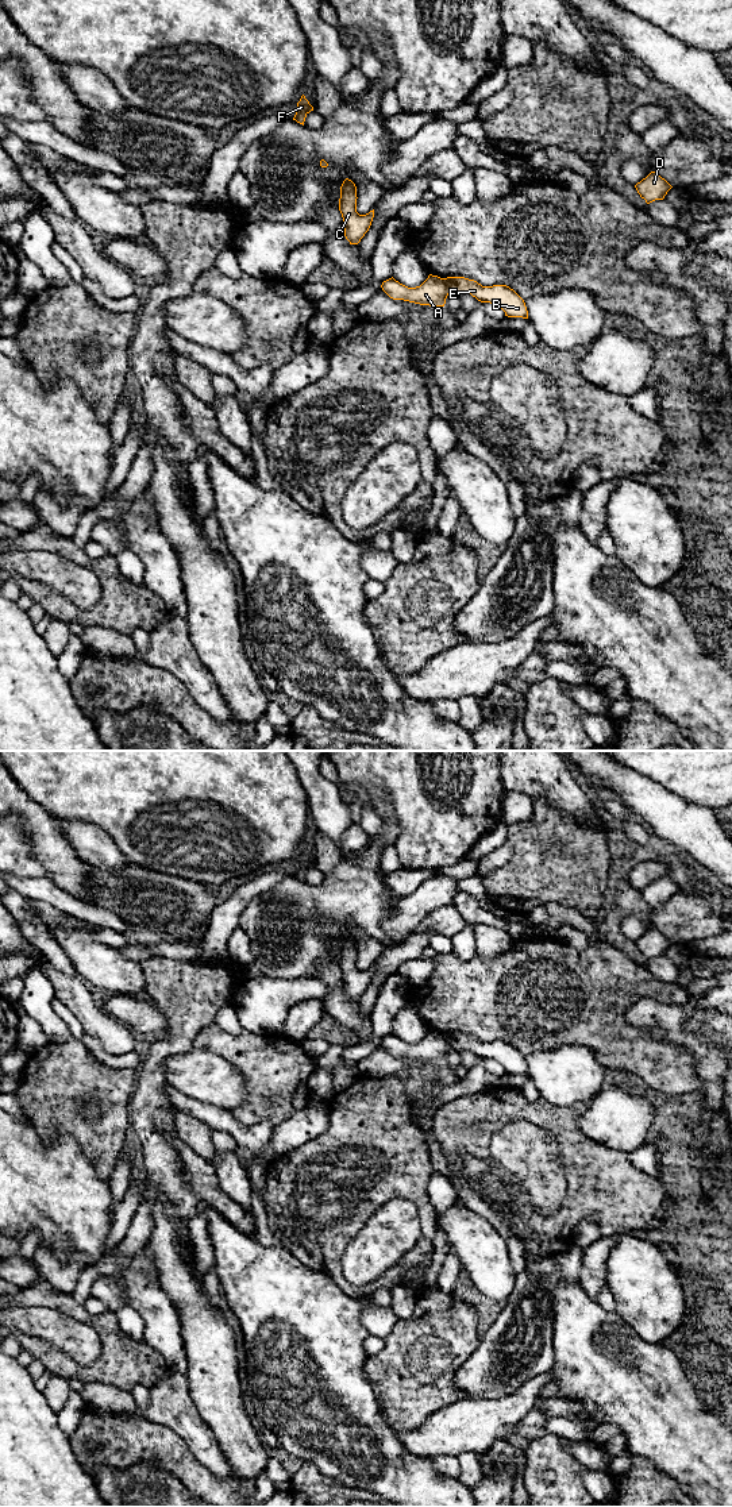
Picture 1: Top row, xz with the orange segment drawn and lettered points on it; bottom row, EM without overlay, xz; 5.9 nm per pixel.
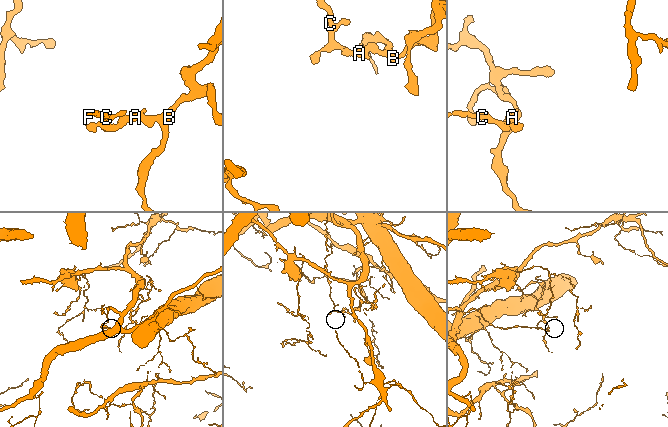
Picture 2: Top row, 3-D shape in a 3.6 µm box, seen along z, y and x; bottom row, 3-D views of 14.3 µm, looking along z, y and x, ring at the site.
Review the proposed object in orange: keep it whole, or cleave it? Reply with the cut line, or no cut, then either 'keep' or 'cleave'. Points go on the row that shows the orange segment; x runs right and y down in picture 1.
cut xz (442, 278), (451, 289); cleave

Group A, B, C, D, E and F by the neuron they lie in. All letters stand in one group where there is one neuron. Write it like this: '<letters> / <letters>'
A C F / B D E

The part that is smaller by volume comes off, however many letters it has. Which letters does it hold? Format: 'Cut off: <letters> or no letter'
Cut off: B, D, E

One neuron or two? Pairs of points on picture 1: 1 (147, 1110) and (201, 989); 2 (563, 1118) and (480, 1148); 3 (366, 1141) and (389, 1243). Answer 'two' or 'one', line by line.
1: one
2: one
3: two

